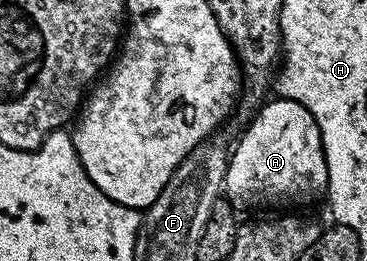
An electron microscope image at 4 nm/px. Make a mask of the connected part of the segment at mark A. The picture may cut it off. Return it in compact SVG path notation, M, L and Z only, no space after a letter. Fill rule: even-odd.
M272 98L272 103L267 103L255 115L255 120L247 127L247 132L239 139L239 144L233 147L227 160L227 176L223 182L223 190L226 198L230 200L236 208L242 207L267 207L270 203L307 203L310 199L315 199L324 194L327 190L327 162L325 161L325 149L321 141L321 129L317 129L317 121L313 121L313 113L309 113L309 109L305 109L305 105L301 105L297 101L289 101L288 99Z

